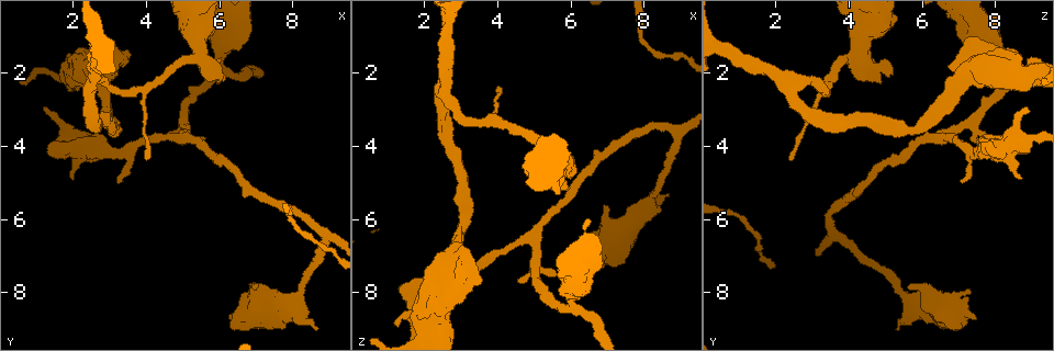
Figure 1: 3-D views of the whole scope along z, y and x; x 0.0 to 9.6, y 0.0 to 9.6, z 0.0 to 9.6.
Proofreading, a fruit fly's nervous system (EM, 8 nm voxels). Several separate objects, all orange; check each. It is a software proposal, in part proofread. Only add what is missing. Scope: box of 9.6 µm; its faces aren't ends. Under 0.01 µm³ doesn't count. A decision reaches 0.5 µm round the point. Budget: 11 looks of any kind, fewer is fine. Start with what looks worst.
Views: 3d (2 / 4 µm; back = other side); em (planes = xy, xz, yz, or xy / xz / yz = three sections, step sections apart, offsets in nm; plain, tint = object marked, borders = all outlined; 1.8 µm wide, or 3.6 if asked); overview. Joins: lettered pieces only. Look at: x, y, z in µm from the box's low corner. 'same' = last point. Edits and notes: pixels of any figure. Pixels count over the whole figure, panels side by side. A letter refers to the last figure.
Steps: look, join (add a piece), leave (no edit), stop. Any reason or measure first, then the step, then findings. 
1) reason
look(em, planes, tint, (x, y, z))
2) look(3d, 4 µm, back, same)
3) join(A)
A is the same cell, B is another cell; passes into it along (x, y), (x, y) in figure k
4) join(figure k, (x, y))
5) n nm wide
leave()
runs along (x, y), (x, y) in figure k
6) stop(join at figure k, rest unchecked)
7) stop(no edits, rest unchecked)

free end
look(em, xz, step 8, borders, (3.30, 5.00, 7.05))

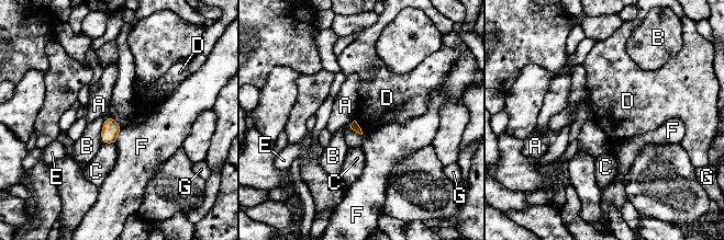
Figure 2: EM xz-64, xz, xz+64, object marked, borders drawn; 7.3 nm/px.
leave()
A, B, C, D, E, F and G are other cells; no lettered piece goes on from it

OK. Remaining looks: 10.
an open end
look(em, planes, borders, (1.95, 4.85, 8.75))

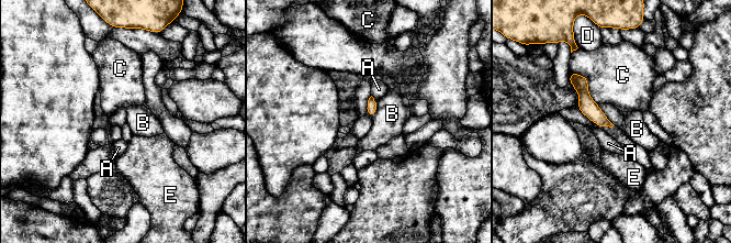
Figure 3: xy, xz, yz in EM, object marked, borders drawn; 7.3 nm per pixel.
leave()
A, B, C, D and E are other cells; none of them fits

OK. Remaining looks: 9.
an open end
look(3d, 2 µm, back, (4.60, 3.55, 7.65))

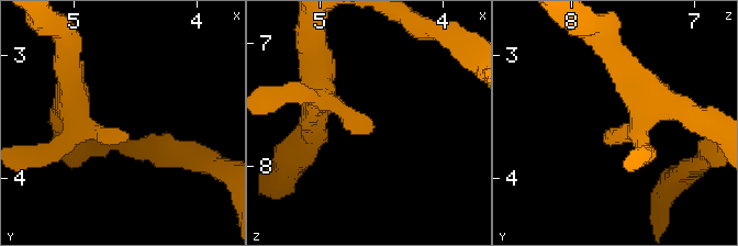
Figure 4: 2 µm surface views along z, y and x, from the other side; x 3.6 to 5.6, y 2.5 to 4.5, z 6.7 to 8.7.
look(em, planes, plain, (4.58, 3.60, 7.60))

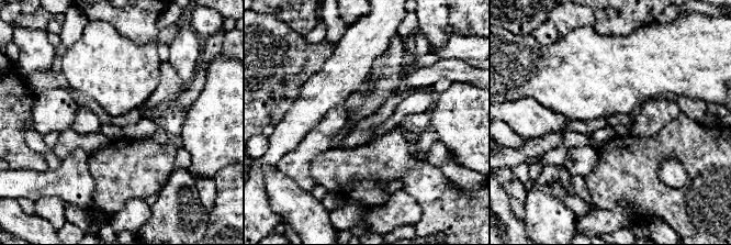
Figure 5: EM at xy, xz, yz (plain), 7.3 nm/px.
what lies round it
look(em, planes, borders, same)

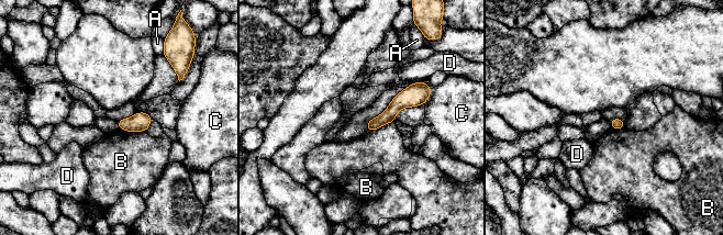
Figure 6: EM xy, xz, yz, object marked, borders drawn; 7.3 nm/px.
leave()
A, B, C and D are other cells; border along (120, 129), (145, 132) in figure 6; none of them fits

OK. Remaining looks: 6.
calibre changes
look(3d, 4 µm, (6.50, 0.85, 7.25))

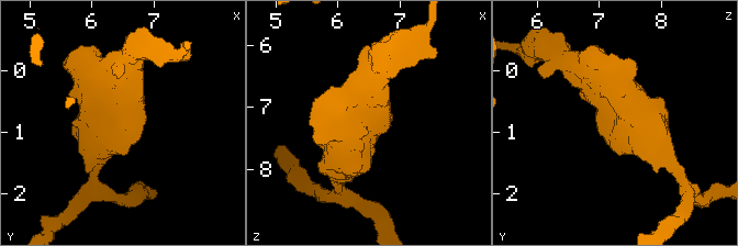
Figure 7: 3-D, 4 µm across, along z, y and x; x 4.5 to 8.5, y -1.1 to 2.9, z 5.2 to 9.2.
look(em, 3.6 µm, xy, step 4, borders, (6.50, 0.80, 7.35))

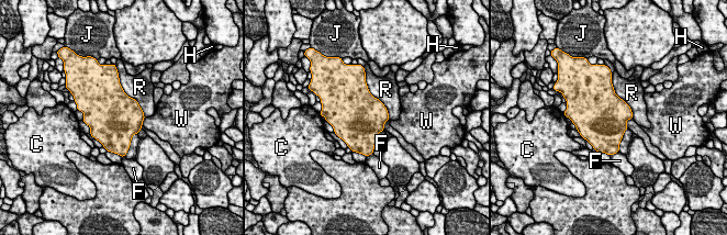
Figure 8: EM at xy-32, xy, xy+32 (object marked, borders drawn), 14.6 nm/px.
leave()
C, F, H, J, R and W are other cells; border along (633, 118), (627, 121), (627, 129) in figure 8; no lettered piece goes on from it

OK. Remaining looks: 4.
stop(no edits, rest unchecked)

